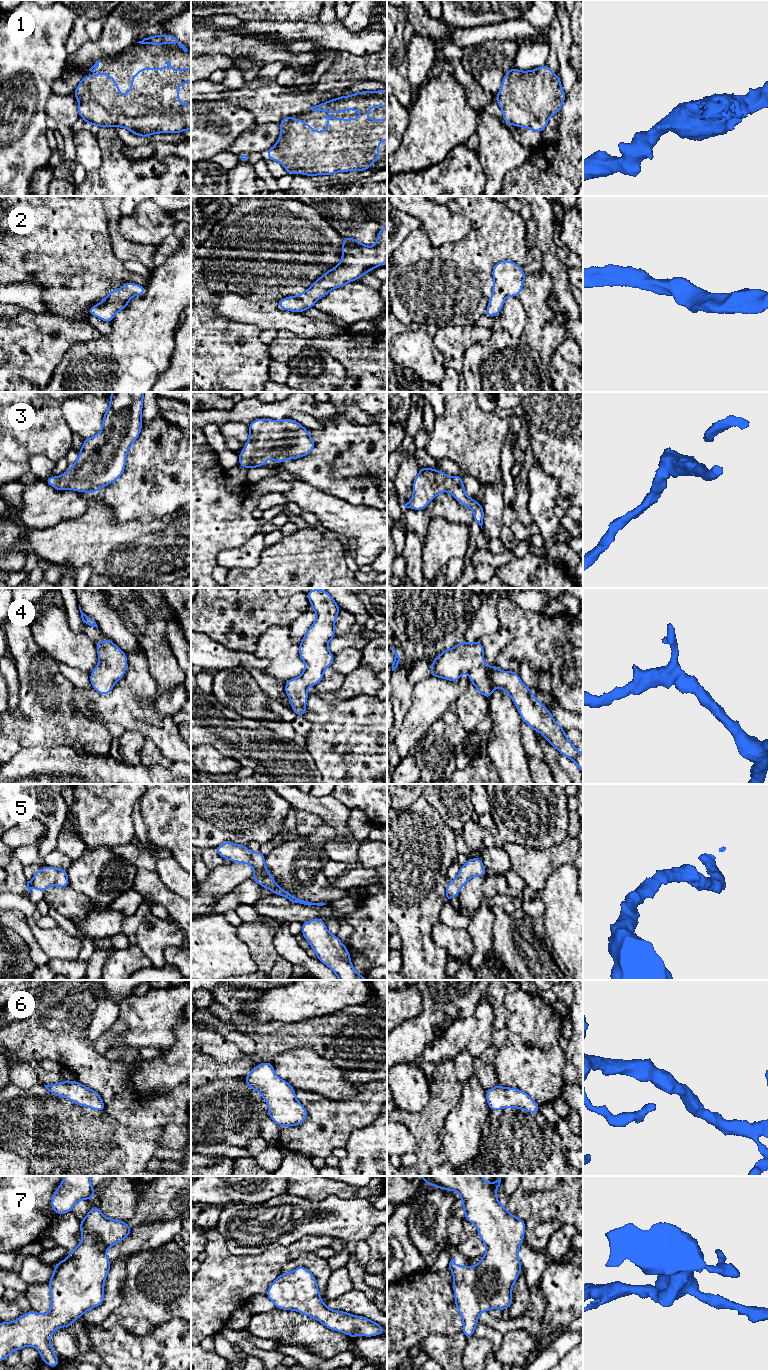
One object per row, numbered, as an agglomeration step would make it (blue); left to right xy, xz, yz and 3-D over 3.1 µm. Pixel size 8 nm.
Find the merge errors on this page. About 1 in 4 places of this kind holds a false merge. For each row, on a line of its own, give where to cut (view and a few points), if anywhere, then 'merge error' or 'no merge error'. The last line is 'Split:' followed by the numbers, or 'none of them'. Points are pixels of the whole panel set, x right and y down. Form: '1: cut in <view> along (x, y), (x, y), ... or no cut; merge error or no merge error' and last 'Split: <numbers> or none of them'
1: no cut; no merge error
2: no cut; no merge error
3: no cut; no merge error
4: no cut; no merge error
5: no cut; no merge error
6: no cut; no merge error
7: no cut; no merge error
Split: none of them

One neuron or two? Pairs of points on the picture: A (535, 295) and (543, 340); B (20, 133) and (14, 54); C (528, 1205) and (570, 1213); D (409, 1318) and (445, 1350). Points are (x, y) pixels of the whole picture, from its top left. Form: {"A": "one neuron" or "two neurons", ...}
{"A": "one neuron", "B": "one neuron", "C": "one neuron", "D": "two neurons"}

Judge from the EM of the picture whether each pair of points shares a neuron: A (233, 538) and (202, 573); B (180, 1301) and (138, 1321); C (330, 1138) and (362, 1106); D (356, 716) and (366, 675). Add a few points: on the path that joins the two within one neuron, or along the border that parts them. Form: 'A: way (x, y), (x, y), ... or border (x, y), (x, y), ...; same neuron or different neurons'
A: way (222, 541), (202, 562); same neuron
B: way (170, 1306), (152, 1307), (148, 1311); same neuron
C: way (338, 1130), (354, 1114); same neuron
D: border (375, 695), (357, 695), (342, 700), (339, 703); different neurons

